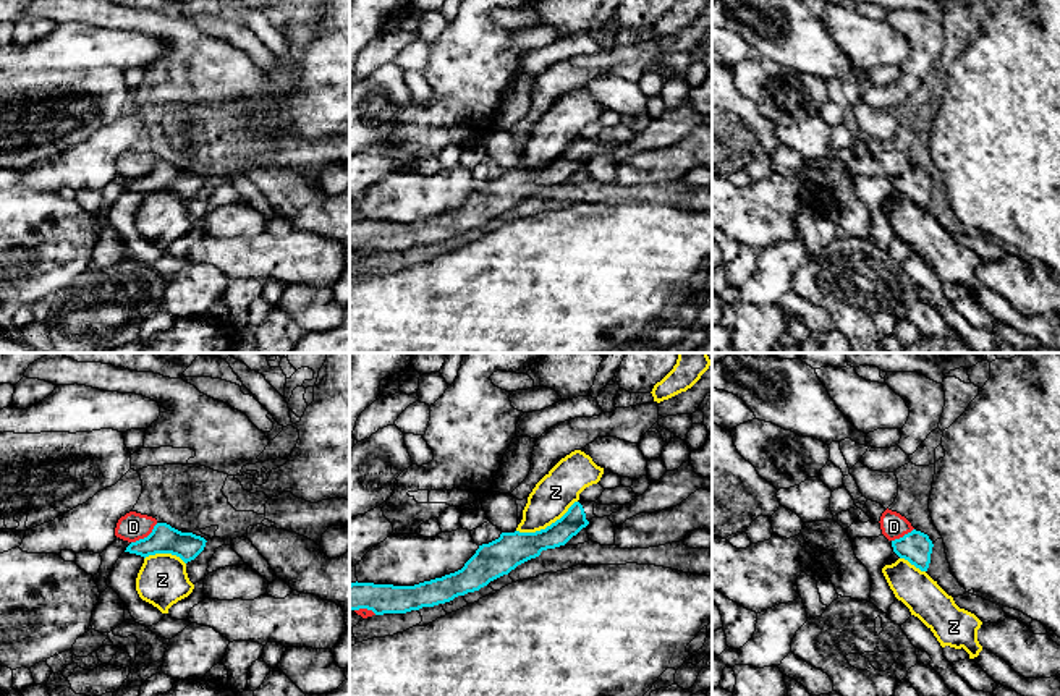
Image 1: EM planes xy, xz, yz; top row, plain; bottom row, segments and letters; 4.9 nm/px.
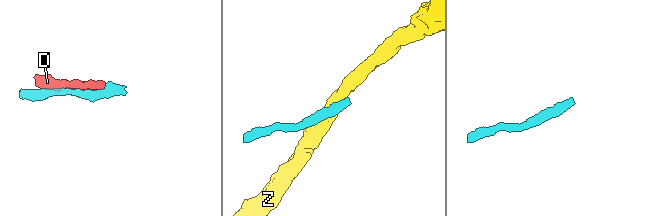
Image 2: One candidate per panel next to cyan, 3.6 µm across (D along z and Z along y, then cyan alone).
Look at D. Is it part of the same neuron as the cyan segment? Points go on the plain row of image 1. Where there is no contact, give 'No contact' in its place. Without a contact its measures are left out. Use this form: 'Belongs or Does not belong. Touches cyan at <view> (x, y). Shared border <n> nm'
Does not belong. Touches cyan at xy (144, 175). Shared border 170 nm

